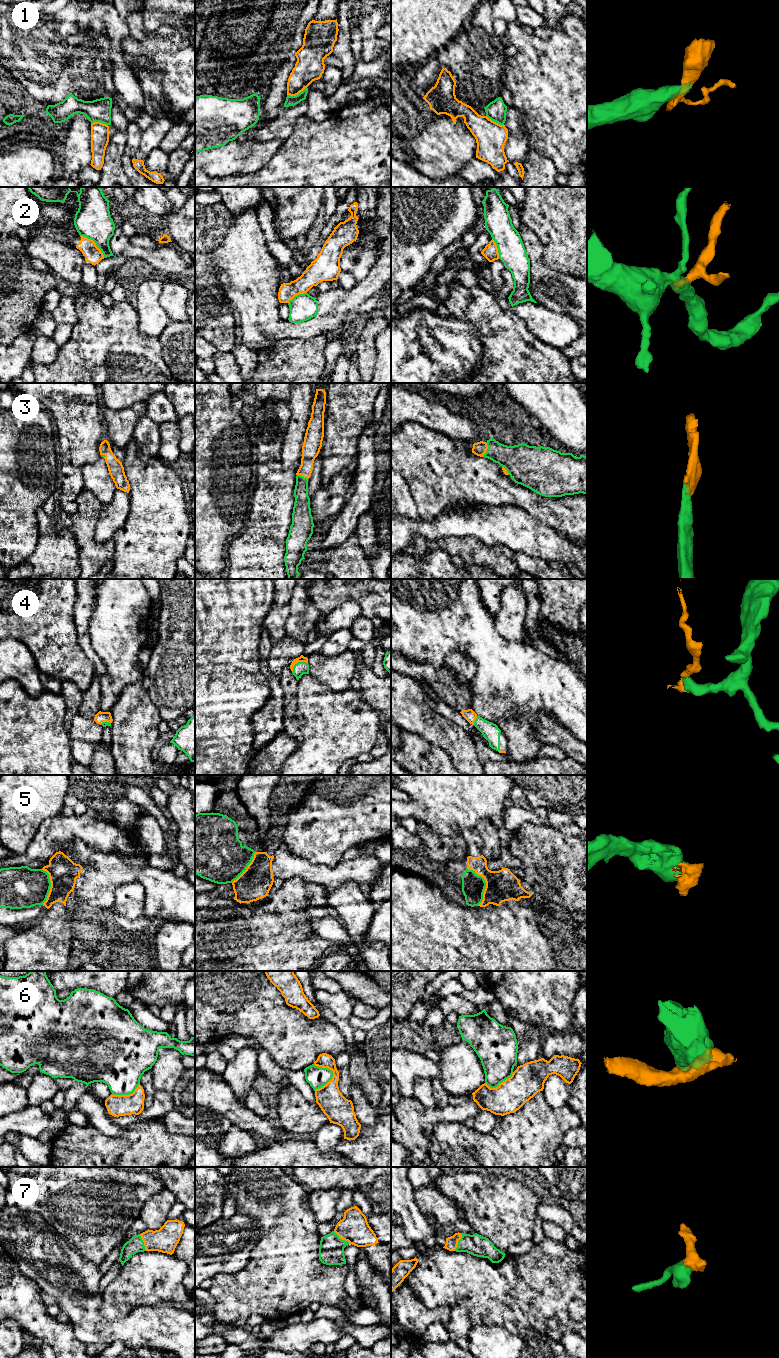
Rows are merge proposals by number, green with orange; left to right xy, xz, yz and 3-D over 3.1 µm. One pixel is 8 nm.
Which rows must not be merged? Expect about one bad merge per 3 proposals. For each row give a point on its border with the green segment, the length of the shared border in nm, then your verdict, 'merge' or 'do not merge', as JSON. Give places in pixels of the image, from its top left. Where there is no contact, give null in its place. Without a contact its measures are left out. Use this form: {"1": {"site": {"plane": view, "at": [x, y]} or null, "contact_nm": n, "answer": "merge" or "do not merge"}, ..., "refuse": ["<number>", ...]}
{"1": {"site": {"plane": "xz", "at": [296, 95]}, "contact_nm": 170, "answer": "do not merge"}, "2": {"site": {"plane": "xy", "at": [95, 242]}, "contact_nm": 260, "answer": "do not merge"}, "3": {"site": {"plane": "yz", "at": [487, 449]}, "contact_nm": 120, "answer": "merge"}, "4": {"site": {"plane": "xz", "at": [298, 662]}, "contact_nm": 150, "answer": "merge"}, "5": {"site": {"plane": "yz", "at": [485, 883]}, "contact_nm": 320, "answer": "merge"}, "6": {"site": {"plane": "xz", "at": [327, 1082]}, "contact_nm": 220, "answer": "do not merge"}, "7": {"site": {"plane": "yz", "at": [458, 1242]}, "contact_nm": 160, "answer": "merge"}, "refuse": ["1", "2", "6"]}

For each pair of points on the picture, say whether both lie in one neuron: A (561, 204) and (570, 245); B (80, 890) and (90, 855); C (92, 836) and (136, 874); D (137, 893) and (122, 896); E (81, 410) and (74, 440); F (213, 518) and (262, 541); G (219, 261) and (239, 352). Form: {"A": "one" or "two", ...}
{"A": "one", "B": "one", "C": "two", "D": "one", "E": "one", "F": "two", "G": "two"}

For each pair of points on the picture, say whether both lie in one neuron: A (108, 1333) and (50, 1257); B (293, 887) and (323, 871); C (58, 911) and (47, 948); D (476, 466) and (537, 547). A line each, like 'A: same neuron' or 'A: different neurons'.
A: same neuron
B: different neurons
C: same neuron
D: different neurons

